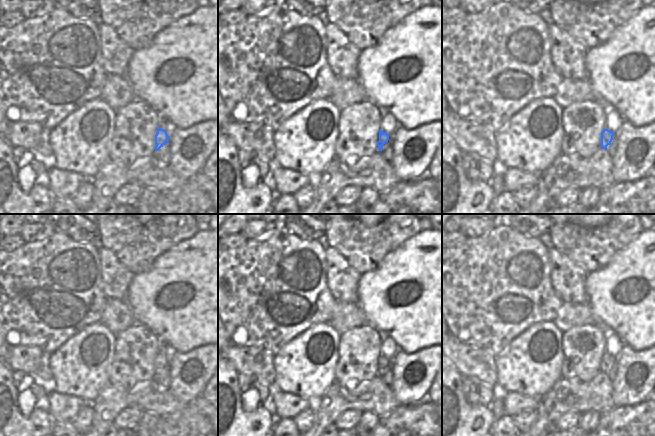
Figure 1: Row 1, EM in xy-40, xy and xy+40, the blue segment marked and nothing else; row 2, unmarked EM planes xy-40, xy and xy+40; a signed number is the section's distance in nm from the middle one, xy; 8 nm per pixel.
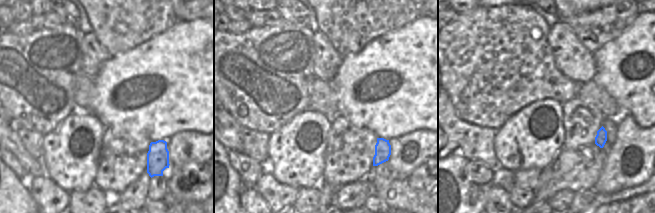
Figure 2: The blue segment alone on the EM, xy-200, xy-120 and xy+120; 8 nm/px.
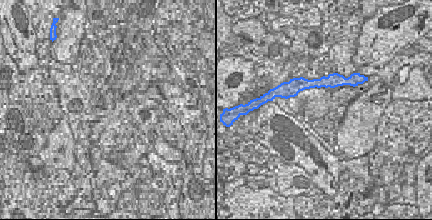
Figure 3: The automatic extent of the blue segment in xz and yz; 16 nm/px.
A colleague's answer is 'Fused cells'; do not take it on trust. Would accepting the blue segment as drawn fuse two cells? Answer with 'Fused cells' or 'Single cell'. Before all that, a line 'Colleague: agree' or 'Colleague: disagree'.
Colleague: disagree
Single cell.

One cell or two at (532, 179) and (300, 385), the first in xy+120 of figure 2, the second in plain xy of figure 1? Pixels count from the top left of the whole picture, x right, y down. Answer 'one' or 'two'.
two

